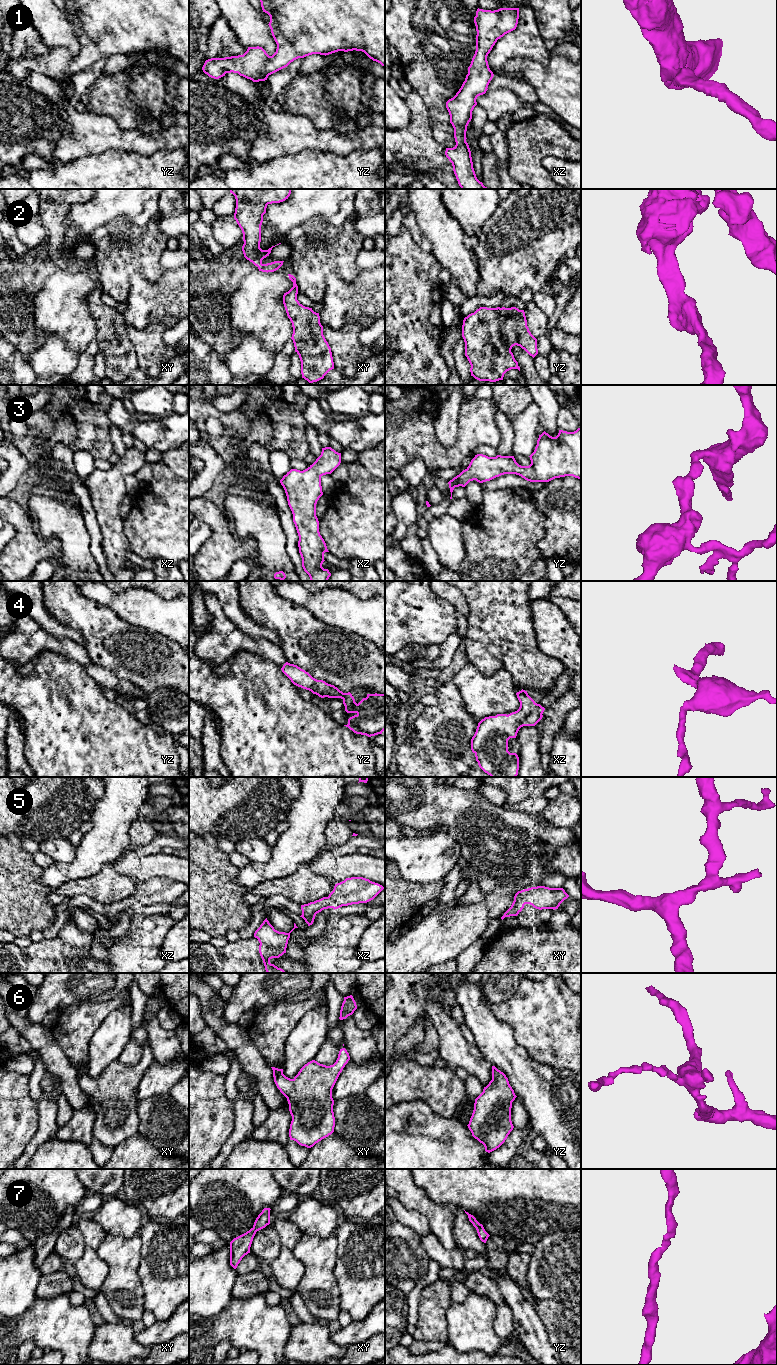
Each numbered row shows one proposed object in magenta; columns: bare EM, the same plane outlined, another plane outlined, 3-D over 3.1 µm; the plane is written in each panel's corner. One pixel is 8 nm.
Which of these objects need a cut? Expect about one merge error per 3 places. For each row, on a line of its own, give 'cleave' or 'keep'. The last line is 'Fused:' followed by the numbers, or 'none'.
1: keep
2: keep
3: keep
4: keep
5: keep
6: keep
7: keep
Fused: none

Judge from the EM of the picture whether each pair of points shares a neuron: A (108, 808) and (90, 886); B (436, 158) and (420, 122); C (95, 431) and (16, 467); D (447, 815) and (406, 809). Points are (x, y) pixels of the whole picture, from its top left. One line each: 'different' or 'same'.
A: different
B: same
C: different
D: same

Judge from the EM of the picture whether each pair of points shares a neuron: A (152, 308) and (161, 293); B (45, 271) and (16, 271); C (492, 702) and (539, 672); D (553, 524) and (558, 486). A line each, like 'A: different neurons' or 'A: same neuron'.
A: same neuron
B: same neuron
C: different neurons
D: same neuron

